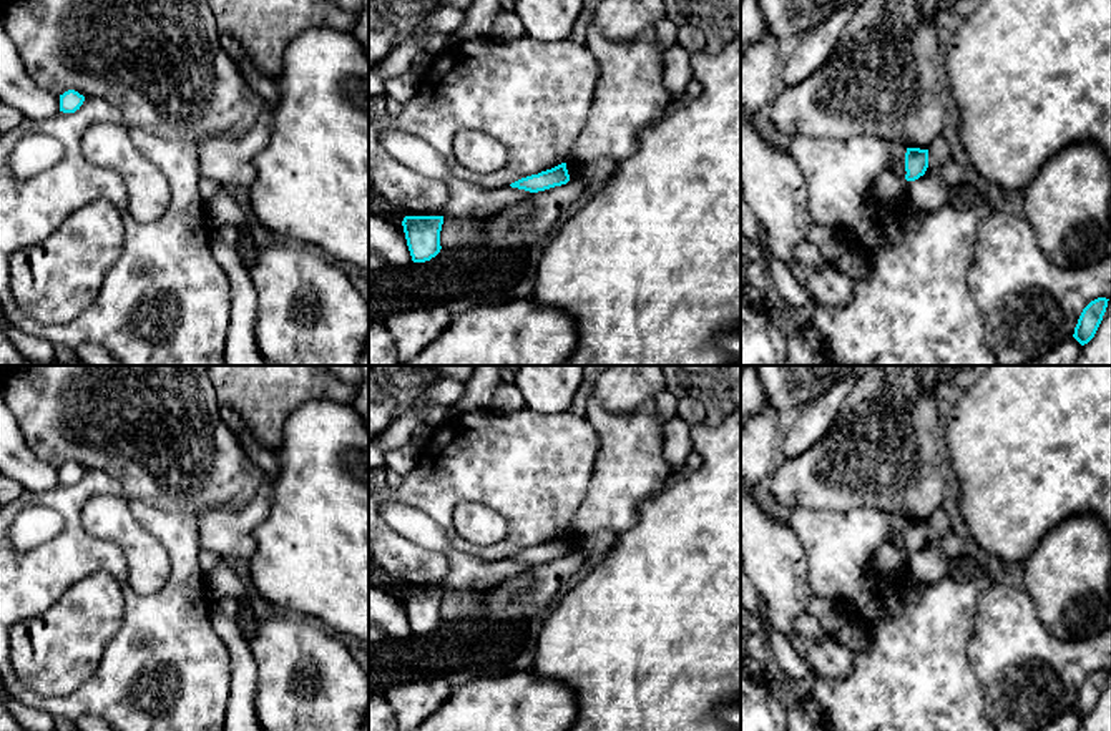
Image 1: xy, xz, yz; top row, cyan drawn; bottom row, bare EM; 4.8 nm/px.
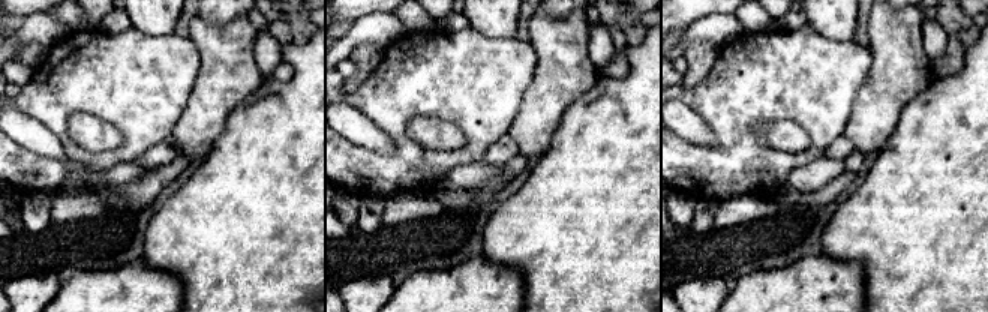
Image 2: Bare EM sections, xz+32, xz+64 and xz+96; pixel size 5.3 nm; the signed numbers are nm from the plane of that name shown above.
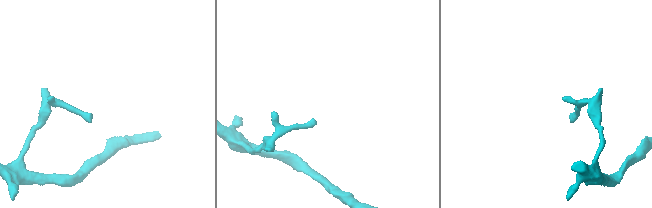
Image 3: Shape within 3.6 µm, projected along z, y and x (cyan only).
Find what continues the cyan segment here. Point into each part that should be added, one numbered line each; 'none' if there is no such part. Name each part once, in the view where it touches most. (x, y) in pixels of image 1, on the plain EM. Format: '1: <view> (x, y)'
none

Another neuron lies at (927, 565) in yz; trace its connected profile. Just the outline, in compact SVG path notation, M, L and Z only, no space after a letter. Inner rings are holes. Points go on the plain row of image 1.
M940 542L923 547L915 553L908 553L908 573L922 586L942 580L948 575L950 567L952 560L943 555Z

